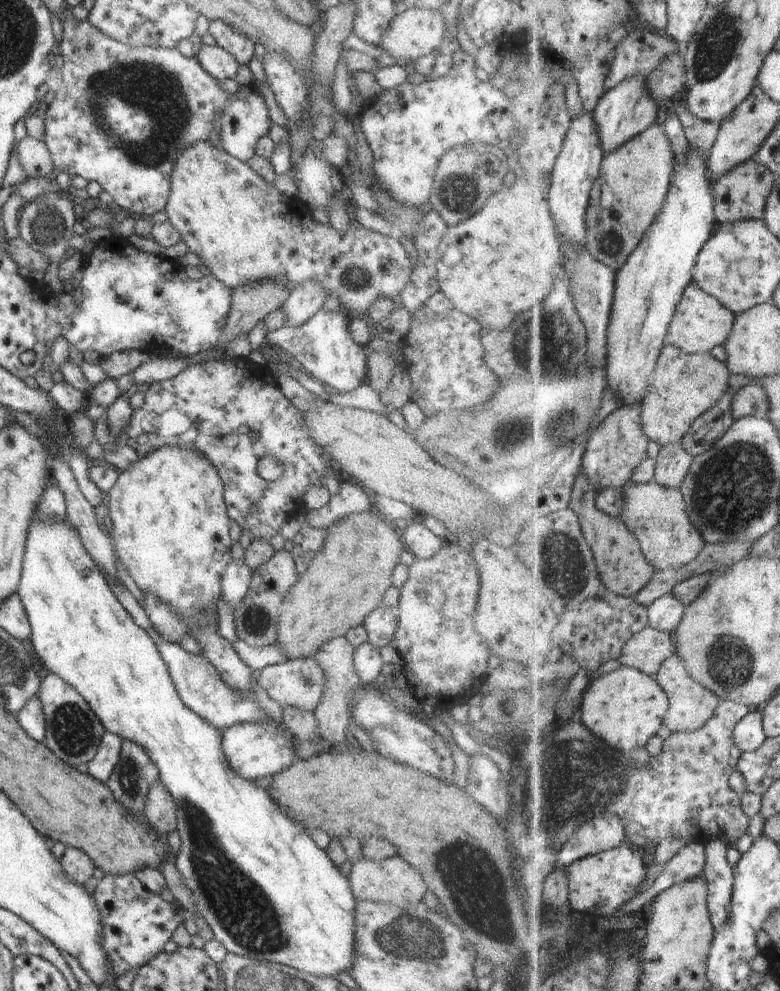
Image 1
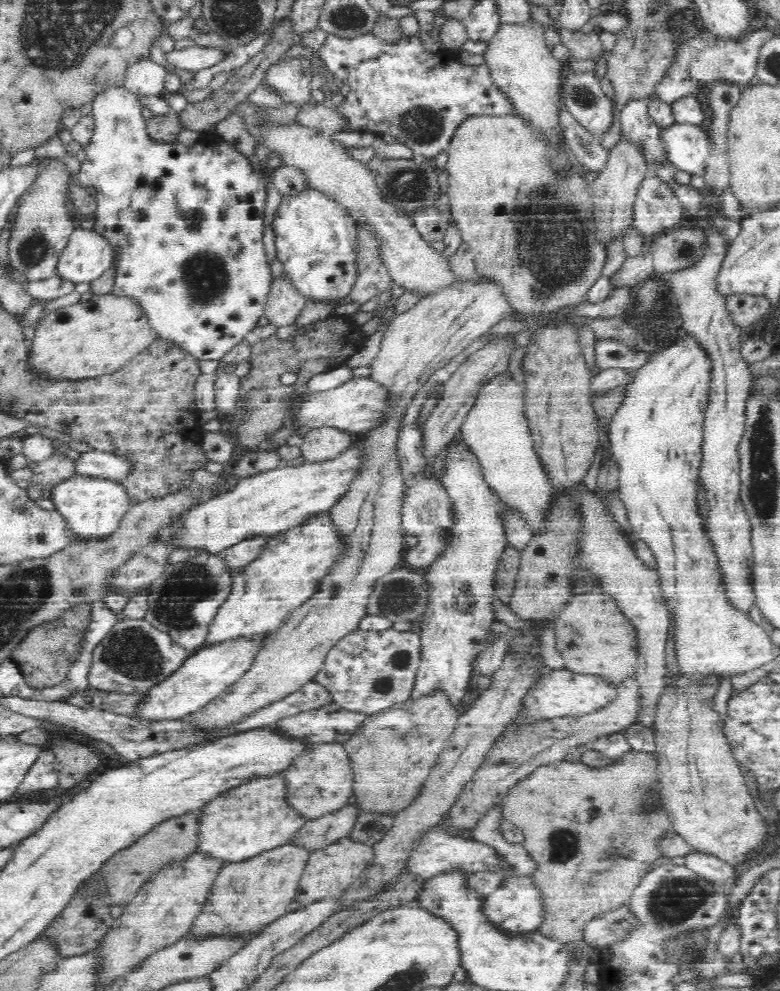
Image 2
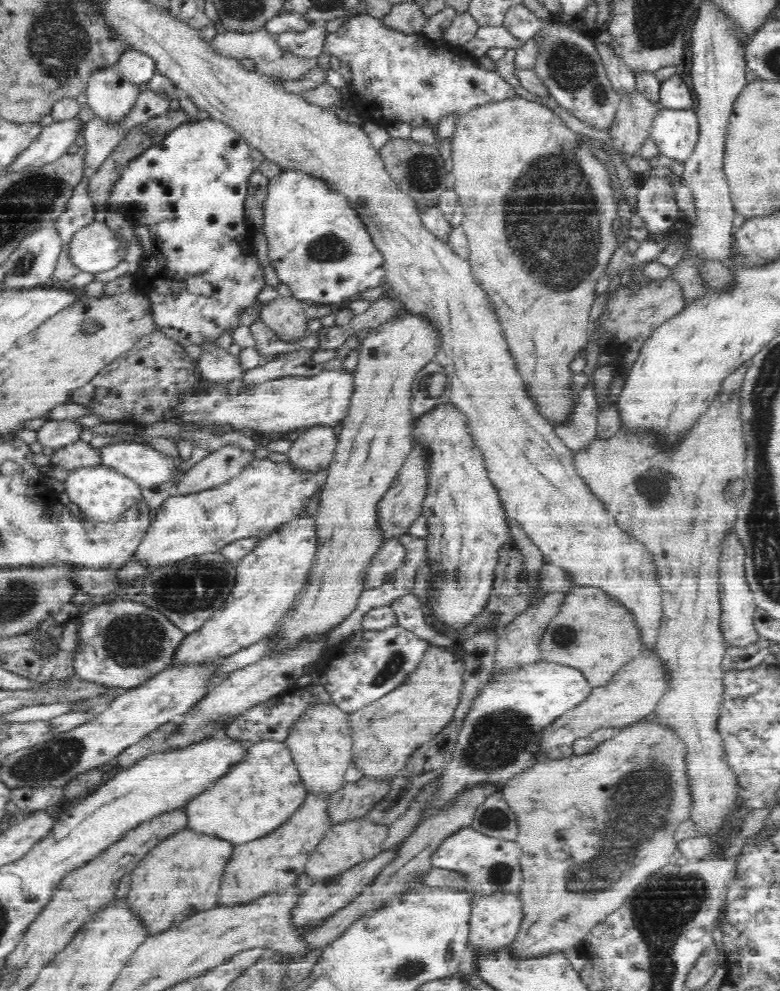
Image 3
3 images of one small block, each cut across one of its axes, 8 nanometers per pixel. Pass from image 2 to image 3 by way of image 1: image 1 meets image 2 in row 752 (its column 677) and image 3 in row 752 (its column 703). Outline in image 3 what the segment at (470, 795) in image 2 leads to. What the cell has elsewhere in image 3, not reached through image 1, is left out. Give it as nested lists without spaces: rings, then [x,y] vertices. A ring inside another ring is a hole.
[[[636,658],[632,666],[620,670],[616,678],[612,678],[604,686],[594,687],[590,698],[580,706],[572,708],[568,713],[545,726],[540,733],[537,751],[532,755],[531,764],[546,761],[548,754],[560,746],[572,745],[574,742],[589,740],[590,734],[604,728],[624,728],[641,721],[654,712],[656,702],[666,691],[667,682],[664,671],[656,666],[656,658]]]

